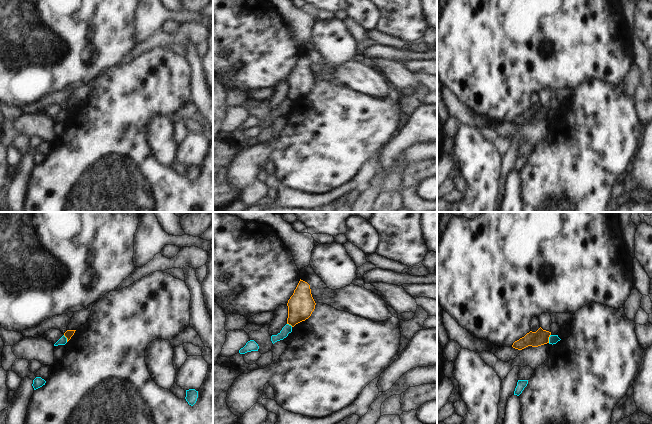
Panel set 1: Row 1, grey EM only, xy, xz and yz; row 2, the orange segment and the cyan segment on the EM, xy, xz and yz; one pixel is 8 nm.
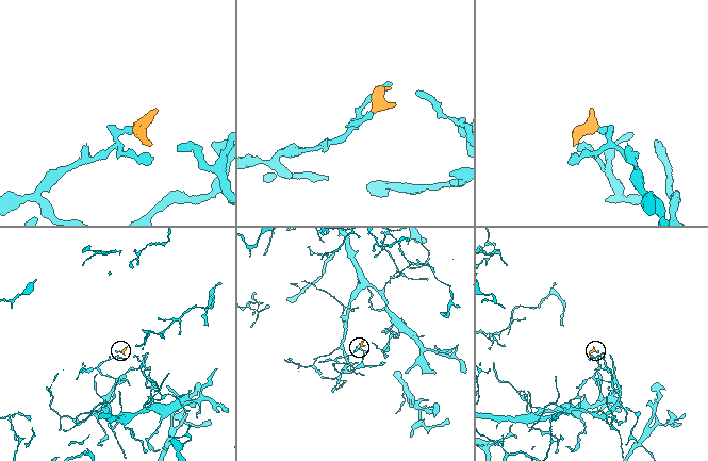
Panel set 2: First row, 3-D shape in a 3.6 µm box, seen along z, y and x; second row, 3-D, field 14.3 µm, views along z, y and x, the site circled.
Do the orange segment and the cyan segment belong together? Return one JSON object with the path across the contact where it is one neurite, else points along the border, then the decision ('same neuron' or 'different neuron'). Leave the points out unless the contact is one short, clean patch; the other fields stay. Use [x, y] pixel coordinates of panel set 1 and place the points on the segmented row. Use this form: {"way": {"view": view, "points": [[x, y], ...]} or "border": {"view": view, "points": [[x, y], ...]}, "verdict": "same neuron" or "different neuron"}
{"border": {"view": "yz", "points": [[550, 334], [548, 342]]}, "verdict": "different neuron"}

